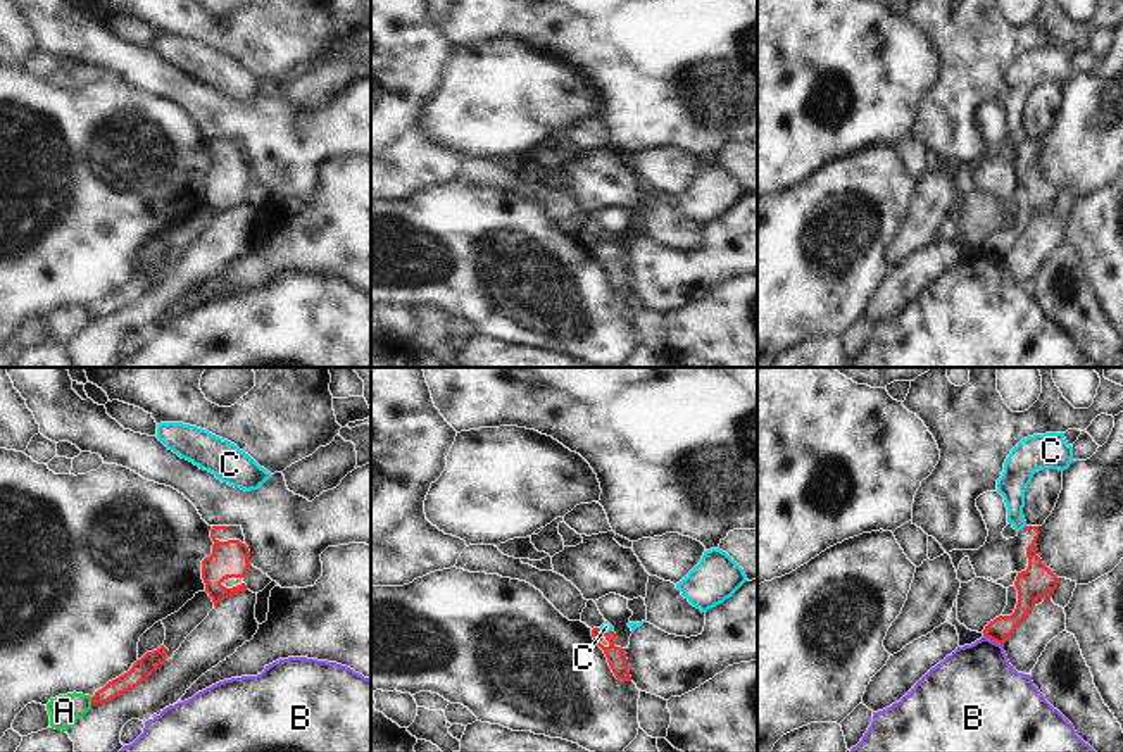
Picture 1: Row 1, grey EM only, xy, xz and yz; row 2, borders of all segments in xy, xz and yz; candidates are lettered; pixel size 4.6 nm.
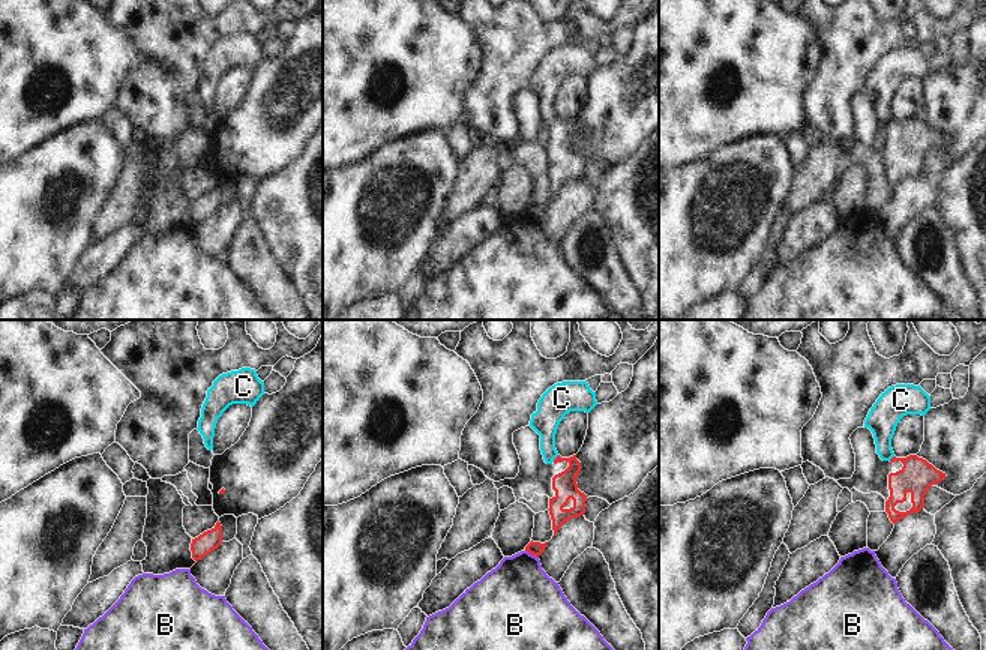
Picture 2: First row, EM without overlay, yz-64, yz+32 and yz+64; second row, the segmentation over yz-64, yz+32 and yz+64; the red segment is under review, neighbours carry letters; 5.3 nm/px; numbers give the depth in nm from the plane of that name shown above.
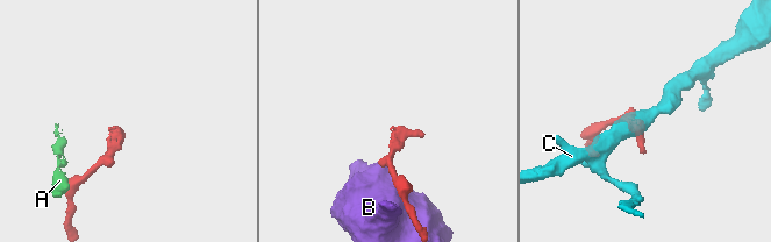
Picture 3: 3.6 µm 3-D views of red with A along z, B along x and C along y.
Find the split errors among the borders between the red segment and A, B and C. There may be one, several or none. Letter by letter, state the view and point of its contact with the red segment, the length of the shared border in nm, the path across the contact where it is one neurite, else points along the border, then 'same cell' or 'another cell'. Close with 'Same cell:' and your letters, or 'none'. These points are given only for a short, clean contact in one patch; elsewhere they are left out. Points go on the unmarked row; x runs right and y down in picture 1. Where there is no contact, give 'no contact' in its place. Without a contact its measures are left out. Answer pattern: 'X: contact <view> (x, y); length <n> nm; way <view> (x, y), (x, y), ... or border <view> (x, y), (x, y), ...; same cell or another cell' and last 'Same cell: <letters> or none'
A: contact xy (92, 314); length 40 nm; border xy (90, 311), (92, 318); another cell
B: contact yz (994, 254); length 110 nm; another cell
C: contact yz (1023, 142); length 50 nm; way yz (1037, 194), (1037, 147), (1023, 142), (1015, 130), (1016, 90); same cell
Same cell: C

